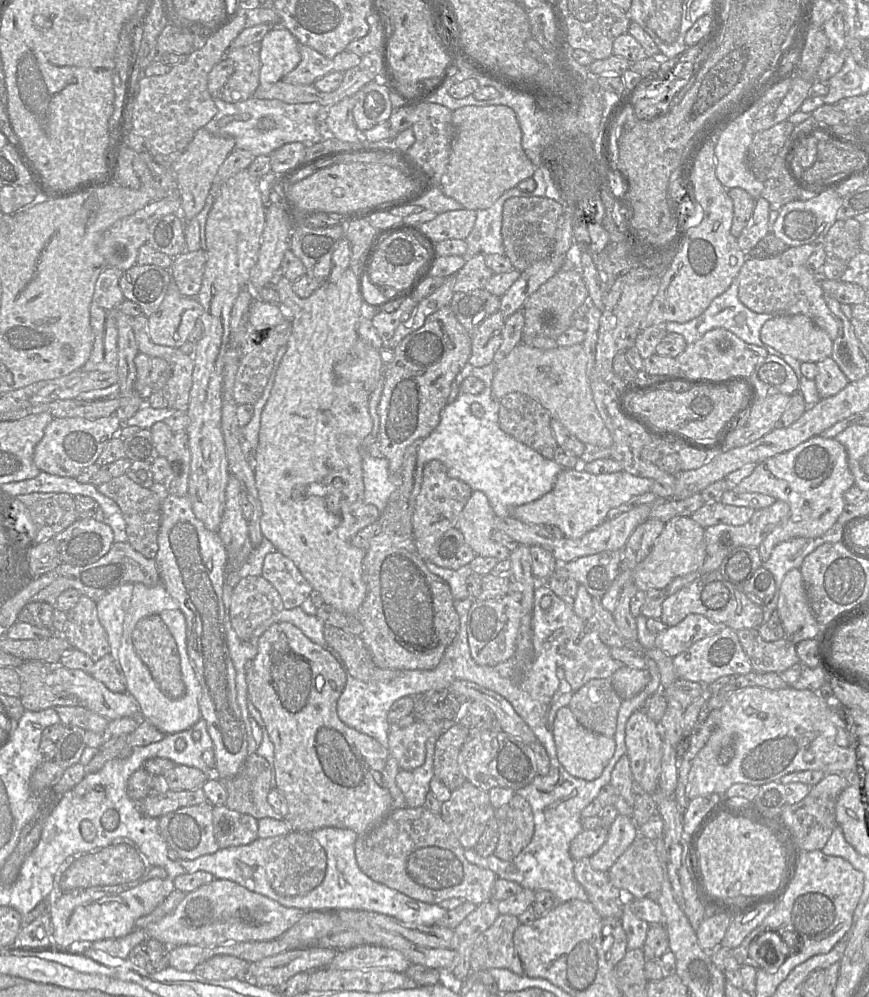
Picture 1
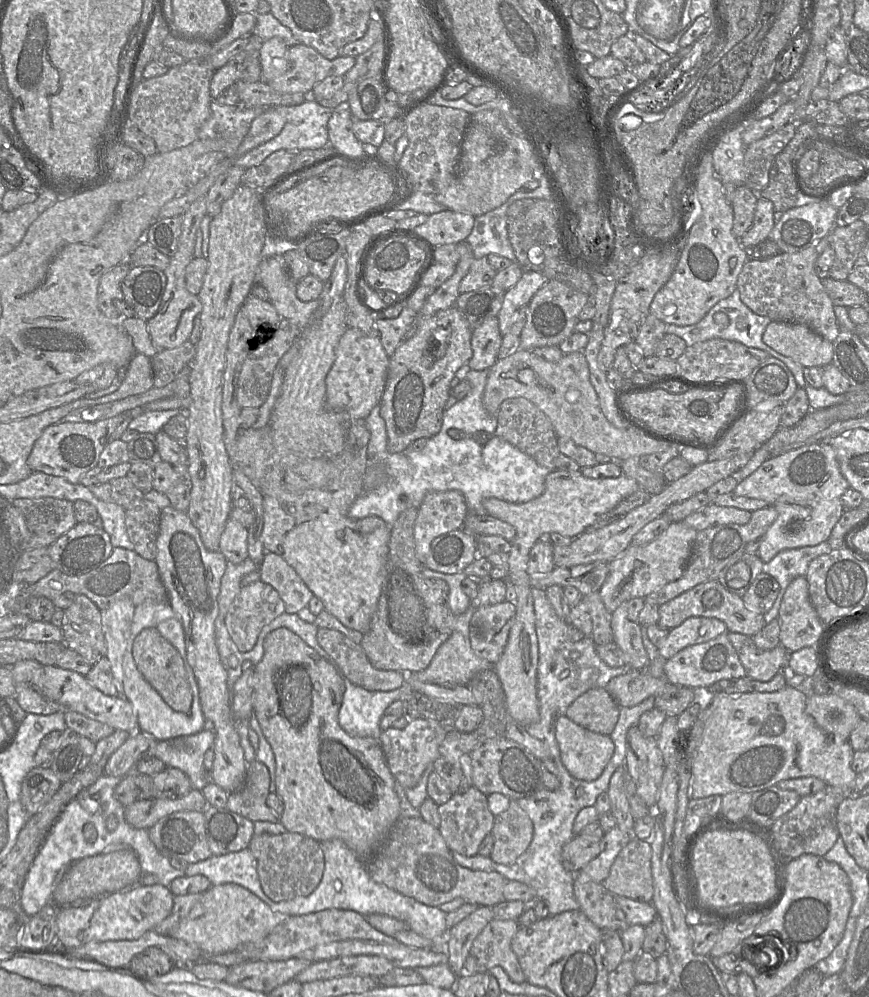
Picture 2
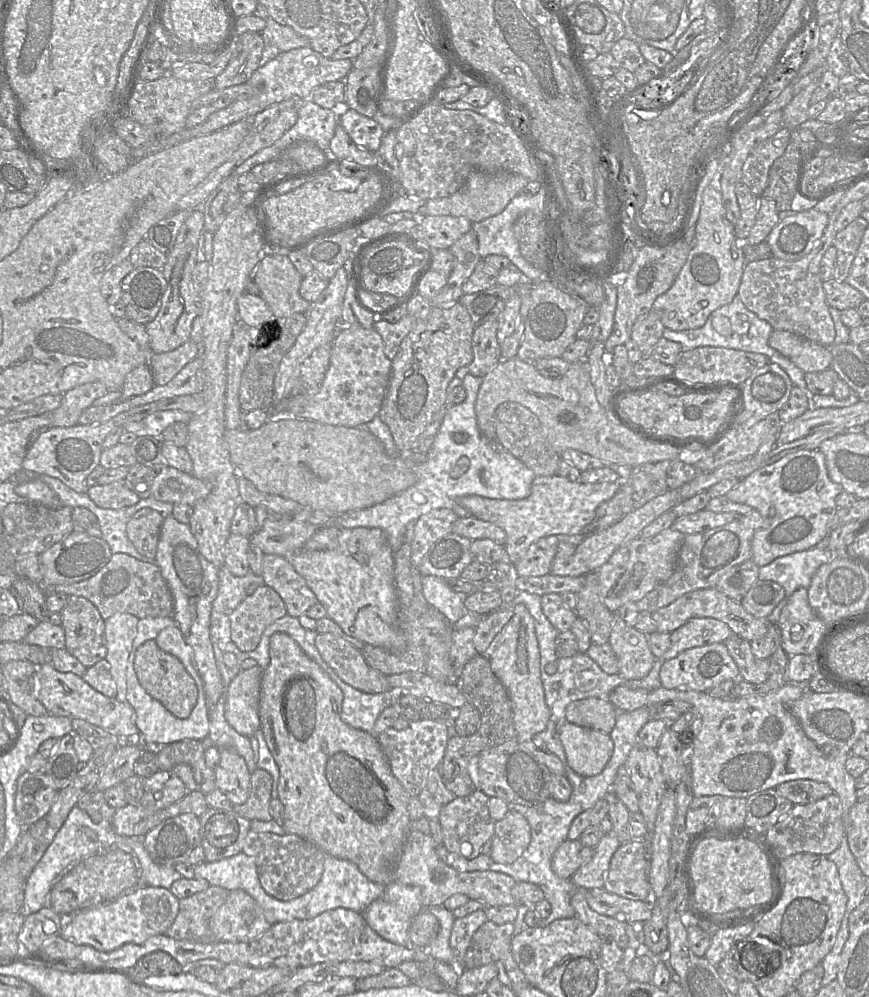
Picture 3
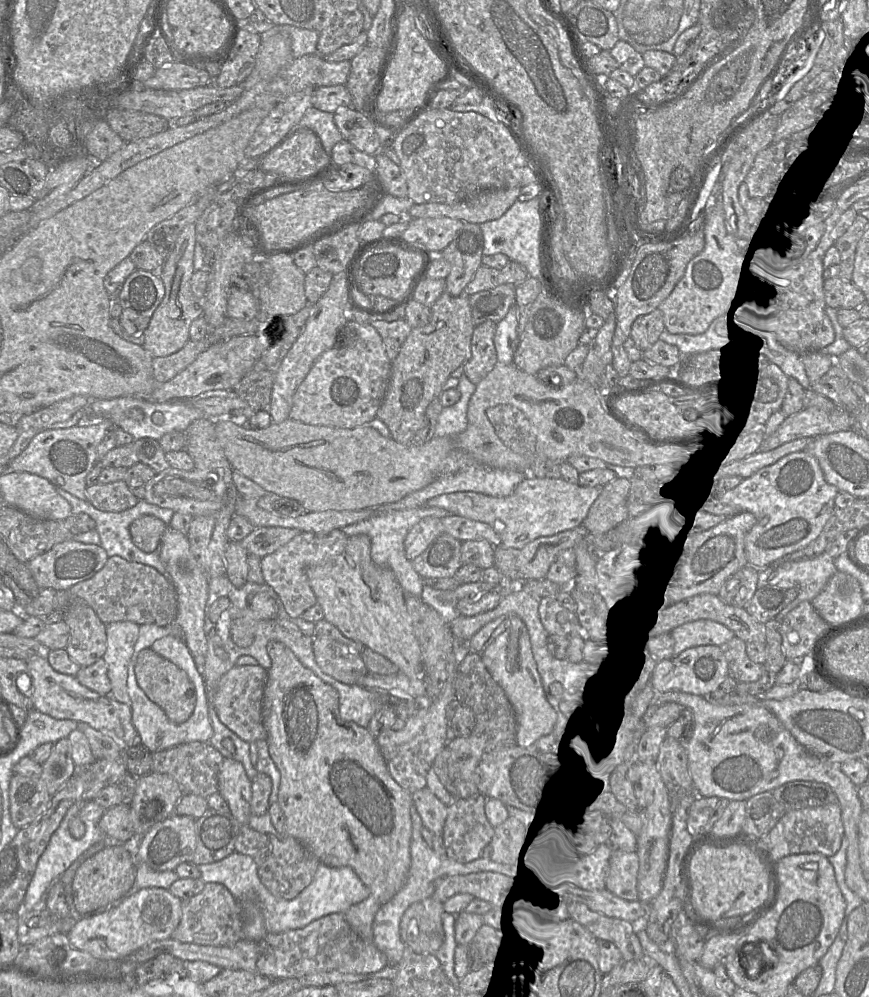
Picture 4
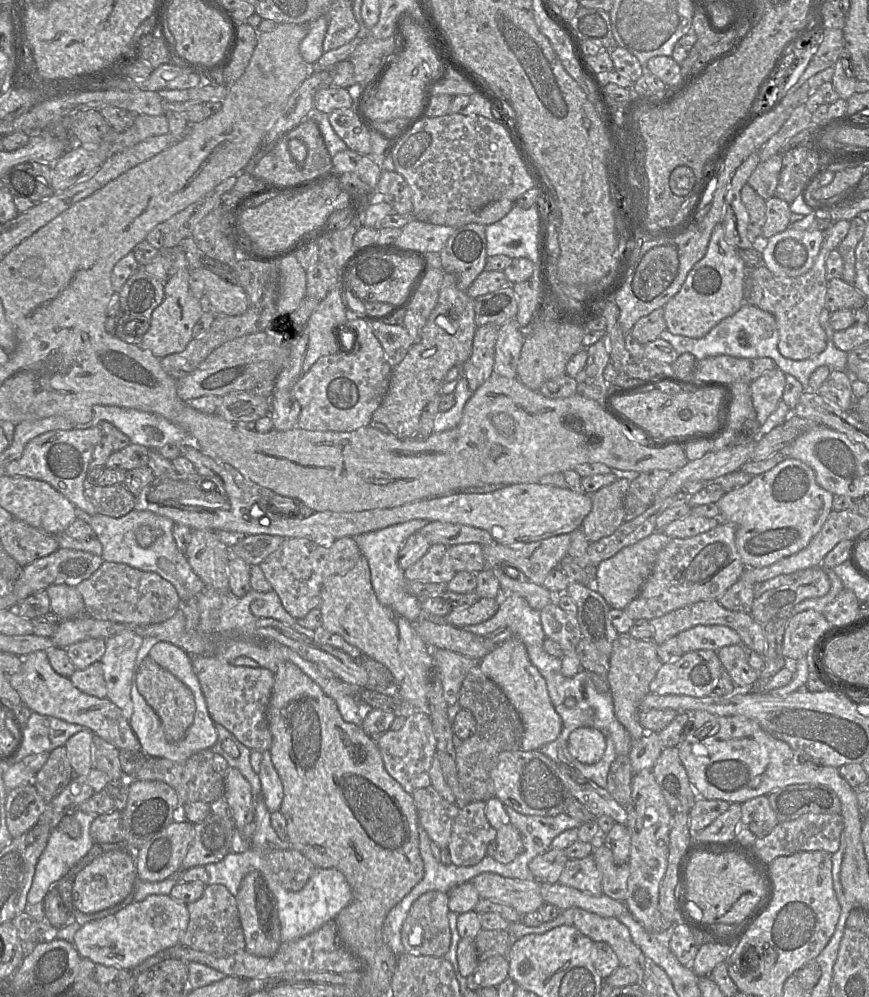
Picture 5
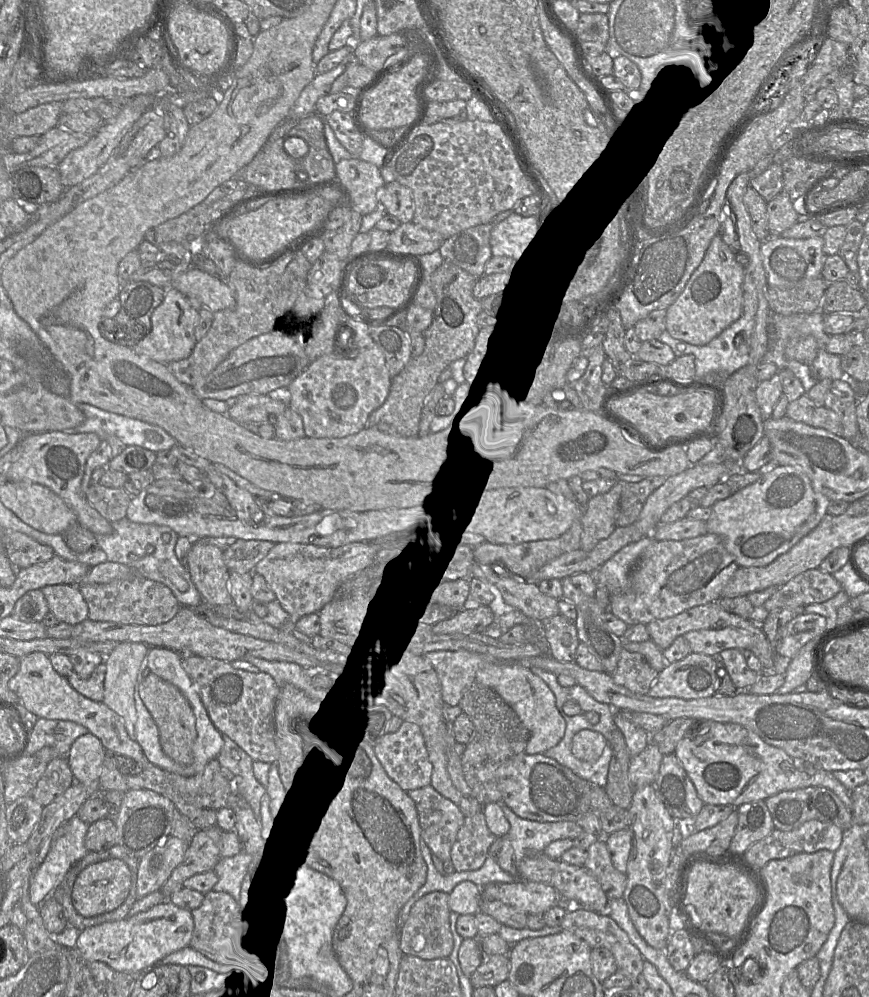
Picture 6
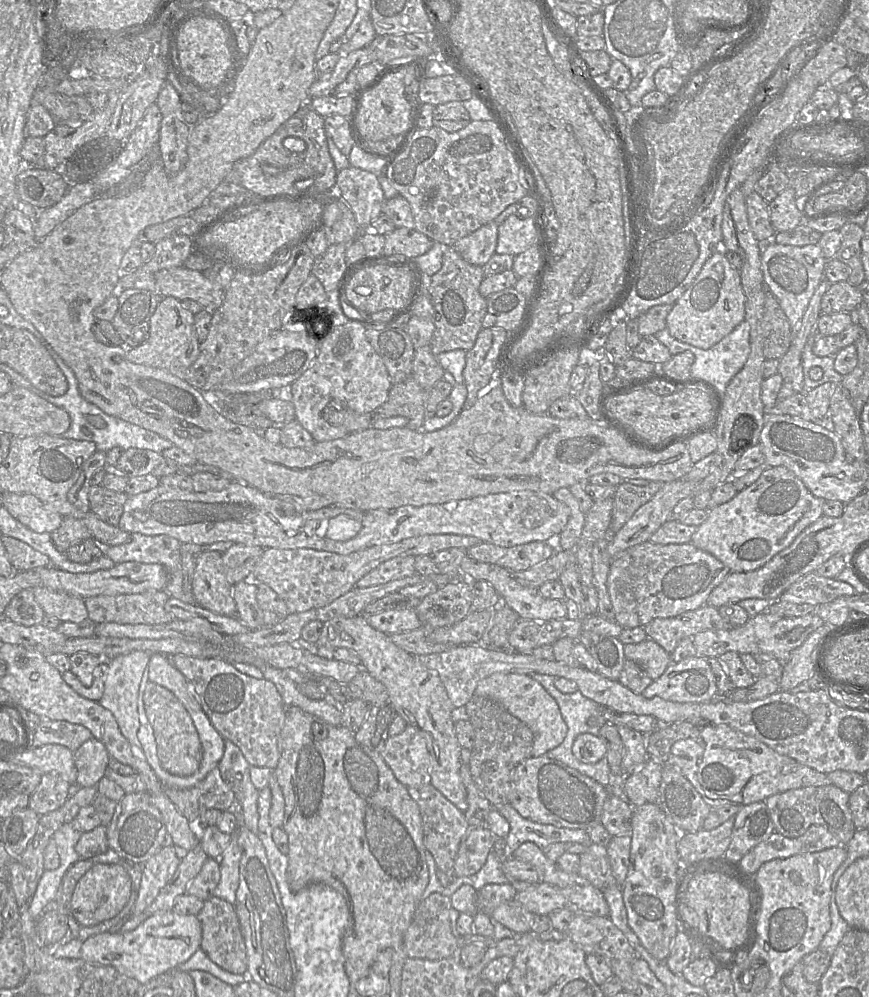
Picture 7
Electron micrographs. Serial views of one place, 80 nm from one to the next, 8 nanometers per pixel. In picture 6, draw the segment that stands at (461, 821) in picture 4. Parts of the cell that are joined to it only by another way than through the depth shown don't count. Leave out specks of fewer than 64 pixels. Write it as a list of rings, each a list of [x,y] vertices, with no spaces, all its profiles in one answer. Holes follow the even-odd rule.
[[[483,811],[465,817],[451,849],[451,861],[457,872],[477,870],[489,856],[488,851],[497,839],[486,823]]]

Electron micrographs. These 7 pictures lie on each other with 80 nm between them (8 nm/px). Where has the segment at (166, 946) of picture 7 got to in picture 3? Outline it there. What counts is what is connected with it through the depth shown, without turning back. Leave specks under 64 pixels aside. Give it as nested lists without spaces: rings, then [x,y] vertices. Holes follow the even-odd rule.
[[[152,886],[129,888],[110,901],[86,908],[67,917],[60,936],[77,945],[89,945],[98,951],[109,952],[125,944],[142,944],[151,936],[165,934],[173,924],[178,911],[179,899],[169,889]]]

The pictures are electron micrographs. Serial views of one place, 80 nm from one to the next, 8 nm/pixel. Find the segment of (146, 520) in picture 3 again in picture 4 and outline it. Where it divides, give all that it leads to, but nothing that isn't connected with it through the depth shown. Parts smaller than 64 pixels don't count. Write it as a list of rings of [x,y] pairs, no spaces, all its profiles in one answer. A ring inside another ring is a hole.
[[[144,515],[131,523],[129,531],[135,546],[143,552],[152,553],[160,546],[166,527],[159,518]]]

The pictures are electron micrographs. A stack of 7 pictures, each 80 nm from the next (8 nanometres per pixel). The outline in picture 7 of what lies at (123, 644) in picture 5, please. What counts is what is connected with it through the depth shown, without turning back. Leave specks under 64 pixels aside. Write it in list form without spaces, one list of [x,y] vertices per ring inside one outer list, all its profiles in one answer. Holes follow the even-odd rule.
[[[134,651],[107,659],[108,674],[104,684],[103,696],[98,701],[100,705],[112,712],[121,733],[129,741],[133,754],[140,759],[144,759],[145,755],[137,738],[140,726],[137,702],[139,686],[143,673],[148,668],[150,655],[144,651]]]

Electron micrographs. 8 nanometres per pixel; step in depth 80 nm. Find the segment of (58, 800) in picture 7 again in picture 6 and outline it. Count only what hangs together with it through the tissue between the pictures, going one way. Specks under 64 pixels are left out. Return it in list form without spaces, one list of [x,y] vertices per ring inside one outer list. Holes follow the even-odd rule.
[[[55,758],[47,764],[46,770],[33,789],[32,797],[45,807],[73,783],[74,777],[67,758]]]

